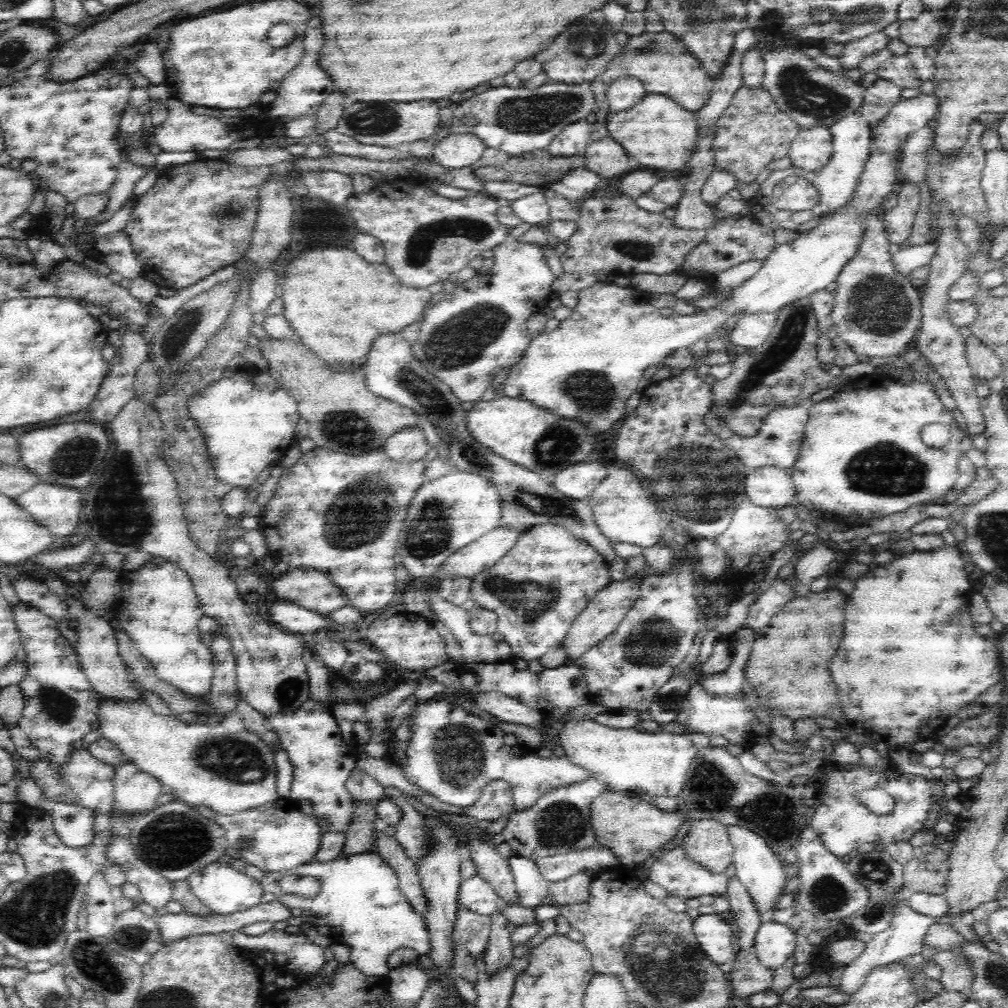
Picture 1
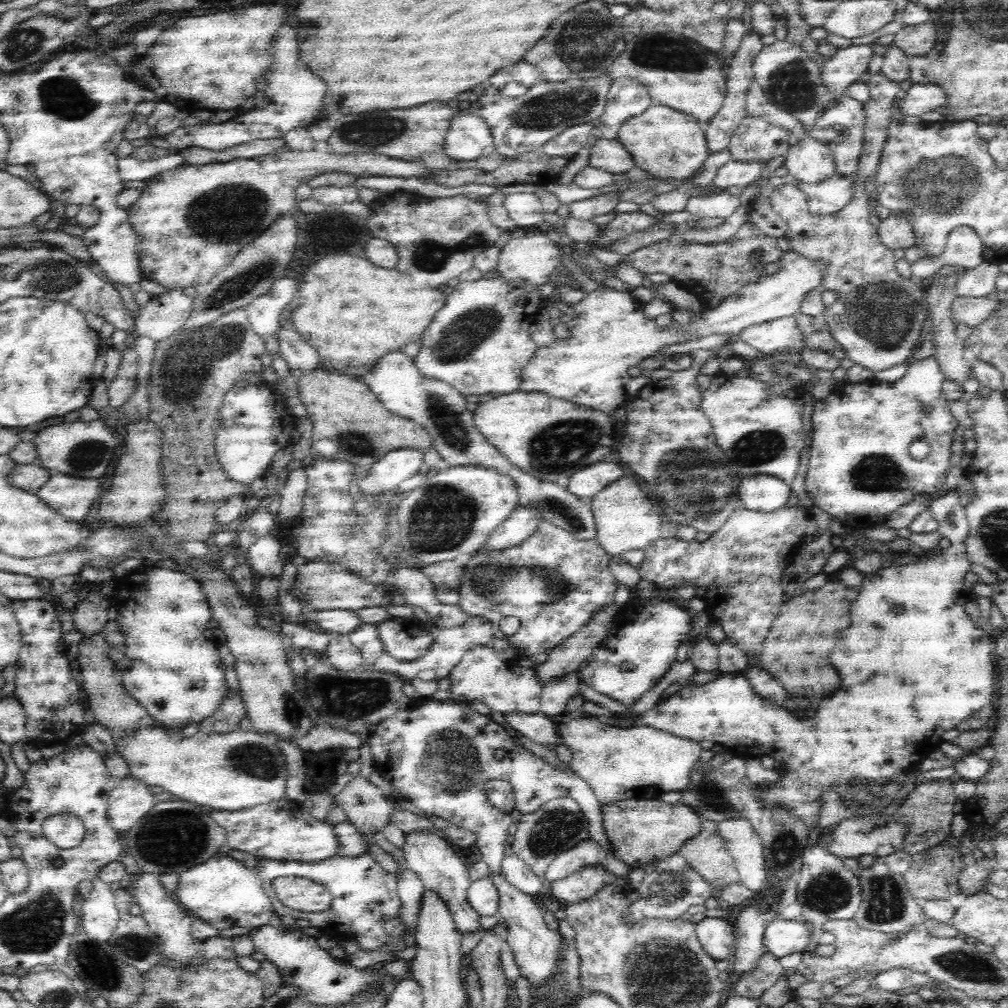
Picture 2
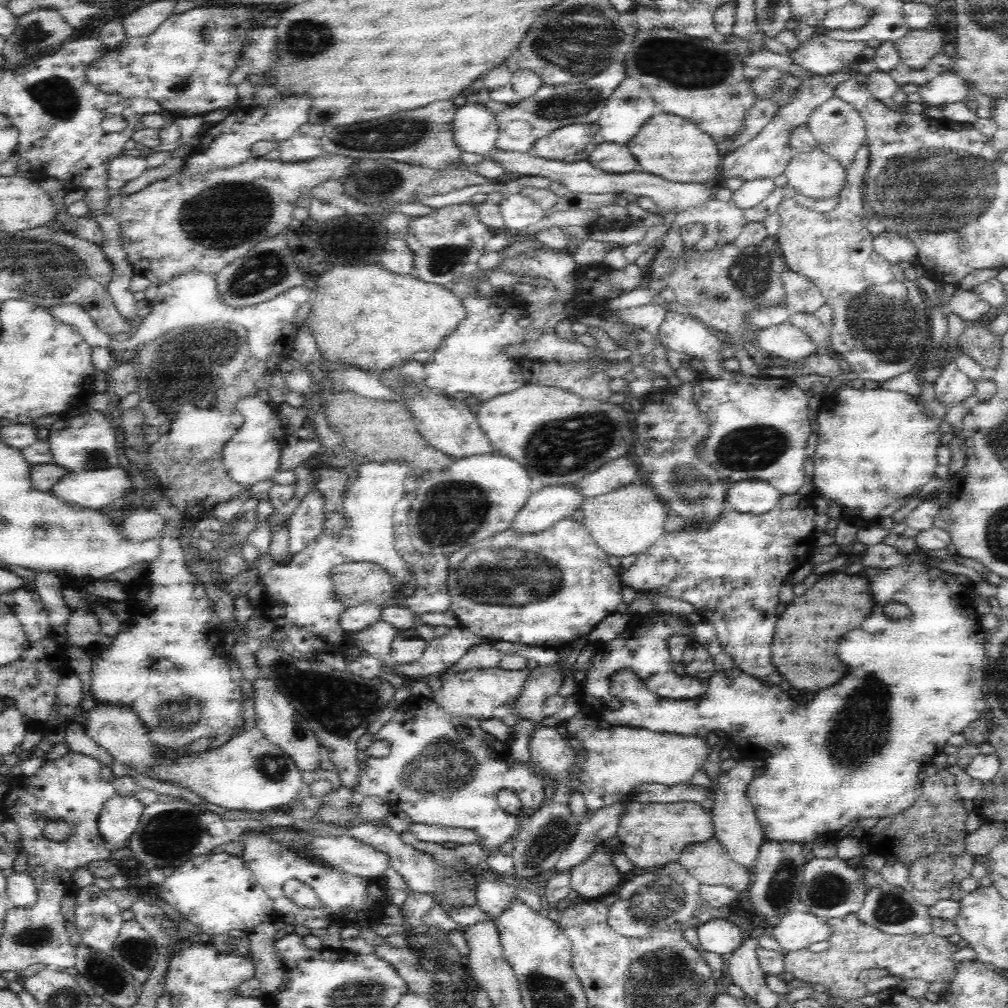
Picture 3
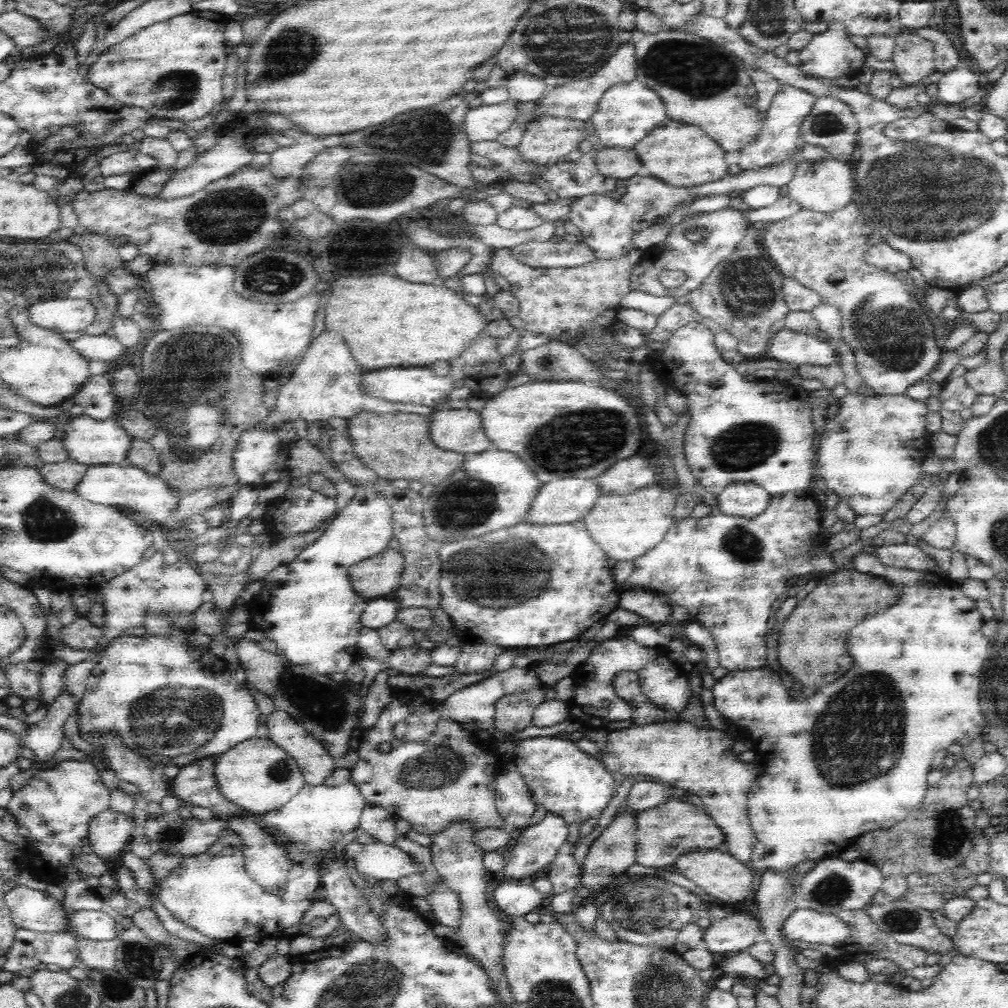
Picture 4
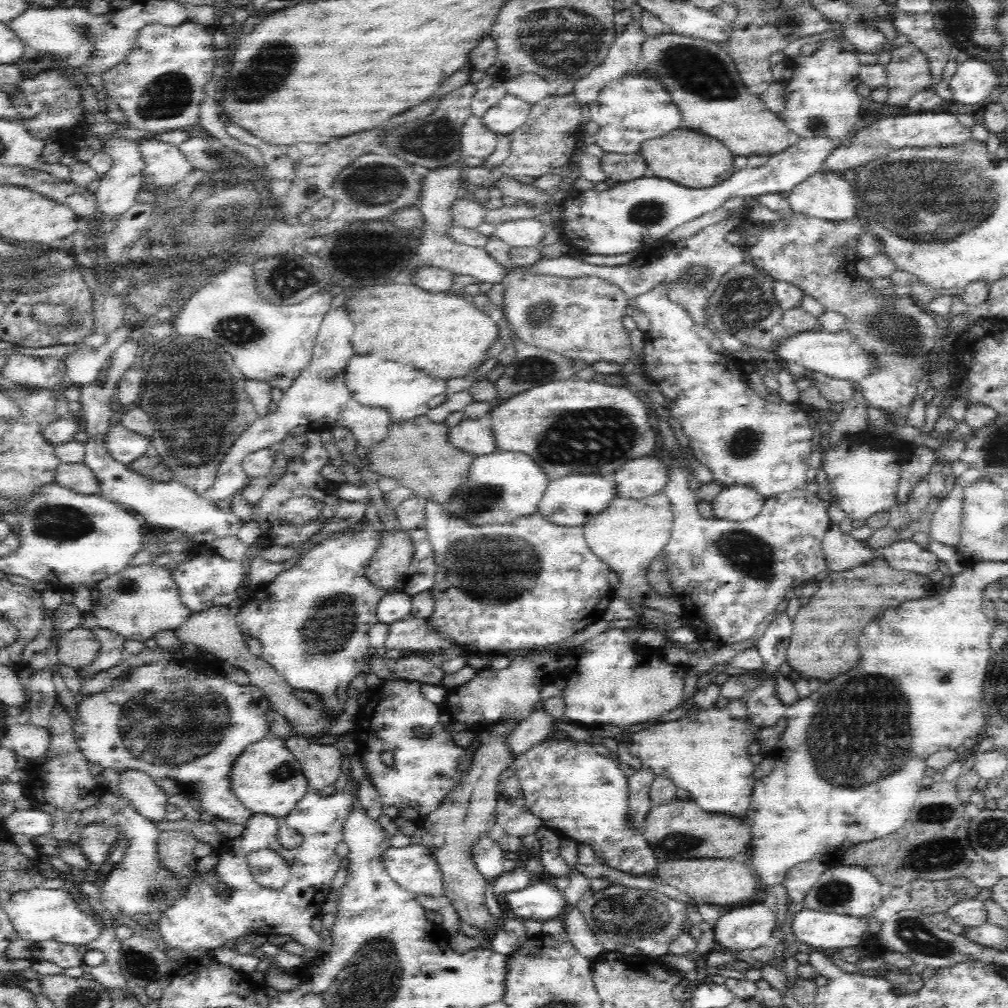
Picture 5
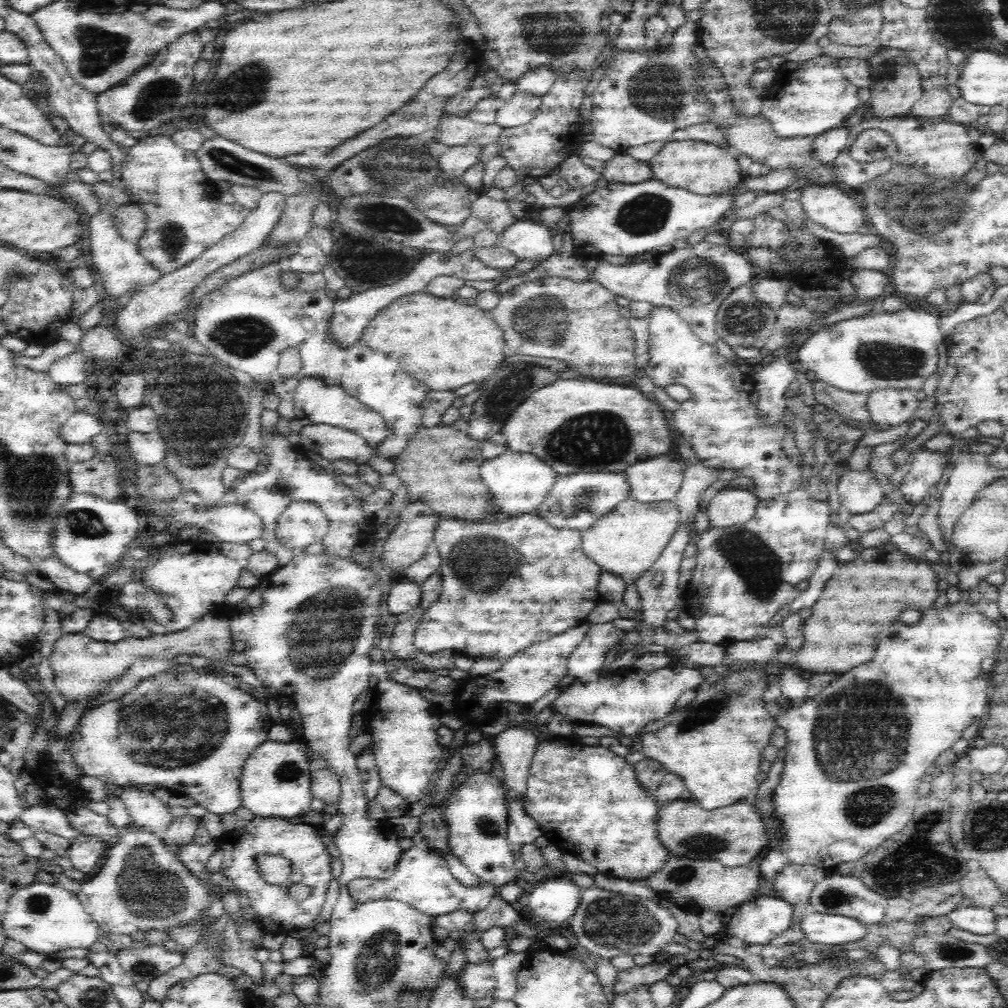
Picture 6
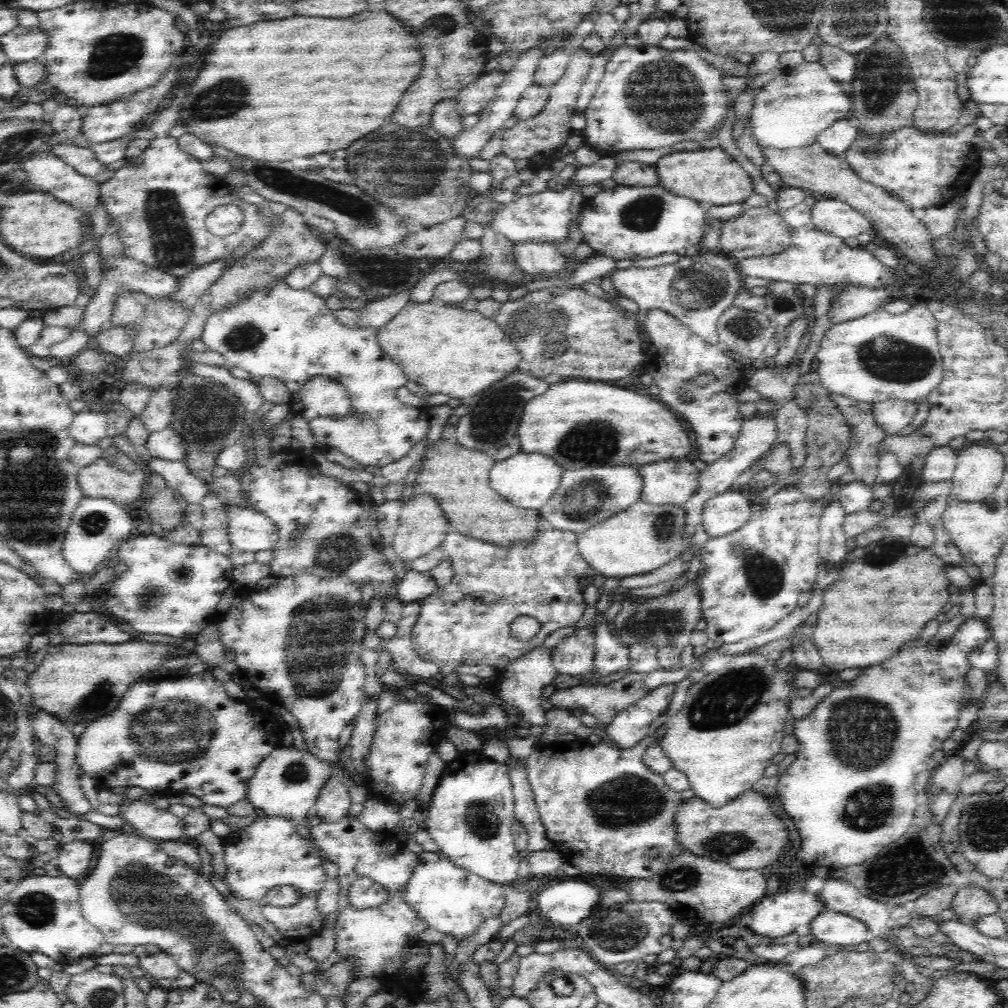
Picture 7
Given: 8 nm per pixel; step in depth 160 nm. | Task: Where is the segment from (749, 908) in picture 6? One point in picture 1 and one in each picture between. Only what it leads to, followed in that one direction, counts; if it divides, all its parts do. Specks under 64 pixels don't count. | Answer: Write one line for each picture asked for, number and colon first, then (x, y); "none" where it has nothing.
1: (713, 934)
2: (716, 936)
3: (718, 935)
4: (736, 932)
5: (749, 926)

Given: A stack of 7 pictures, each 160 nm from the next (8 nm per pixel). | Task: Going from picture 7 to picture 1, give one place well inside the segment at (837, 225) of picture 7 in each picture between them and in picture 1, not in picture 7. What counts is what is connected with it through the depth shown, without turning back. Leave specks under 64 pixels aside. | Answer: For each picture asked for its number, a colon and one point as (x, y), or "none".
1: (811, 150)
2: (809, 162)
3: (817, 175)
4: (824, 187)
5: (826, 195)
6: (834, 209)

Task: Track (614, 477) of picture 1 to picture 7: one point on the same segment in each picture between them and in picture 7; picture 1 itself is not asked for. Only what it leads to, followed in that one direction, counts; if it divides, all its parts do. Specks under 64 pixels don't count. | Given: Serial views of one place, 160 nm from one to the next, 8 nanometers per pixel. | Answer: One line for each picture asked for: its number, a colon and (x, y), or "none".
2: (626, 519)
3: (626, 522)
4: (625, 528)
5: (629, 535)
6: (627, 542)
7: (647, 537)

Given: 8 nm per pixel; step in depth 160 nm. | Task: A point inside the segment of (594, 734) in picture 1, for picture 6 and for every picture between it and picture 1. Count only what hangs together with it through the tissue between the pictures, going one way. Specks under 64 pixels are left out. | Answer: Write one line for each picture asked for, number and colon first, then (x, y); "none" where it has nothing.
2: (620, 762)
3: (616, 758)
4: (698, 759)
5: (705, 752)
6: (715, 744)

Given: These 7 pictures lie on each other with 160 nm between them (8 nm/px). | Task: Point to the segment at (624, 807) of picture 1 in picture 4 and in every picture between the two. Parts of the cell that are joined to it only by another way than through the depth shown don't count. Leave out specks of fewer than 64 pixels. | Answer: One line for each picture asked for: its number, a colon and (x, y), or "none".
2: (641, 831)
3: (652, 835)
4: (664, 833)

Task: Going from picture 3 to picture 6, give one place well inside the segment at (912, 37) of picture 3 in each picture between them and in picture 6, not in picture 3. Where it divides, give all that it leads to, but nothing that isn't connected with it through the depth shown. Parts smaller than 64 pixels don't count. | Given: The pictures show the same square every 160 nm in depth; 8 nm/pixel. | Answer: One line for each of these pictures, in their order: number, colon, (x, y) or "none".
4: (913, 59)
5: (907, 72)
6: (895, 89)

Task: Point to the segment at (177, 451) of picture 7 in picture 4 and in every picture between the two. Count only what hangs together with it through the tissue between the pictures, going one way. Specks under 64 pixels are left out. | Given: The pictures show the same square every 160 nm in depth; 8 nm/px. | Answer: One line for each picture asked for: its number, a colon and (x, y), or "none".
4: (89, 442)
5: (126, 446)
6: (150, 448)

